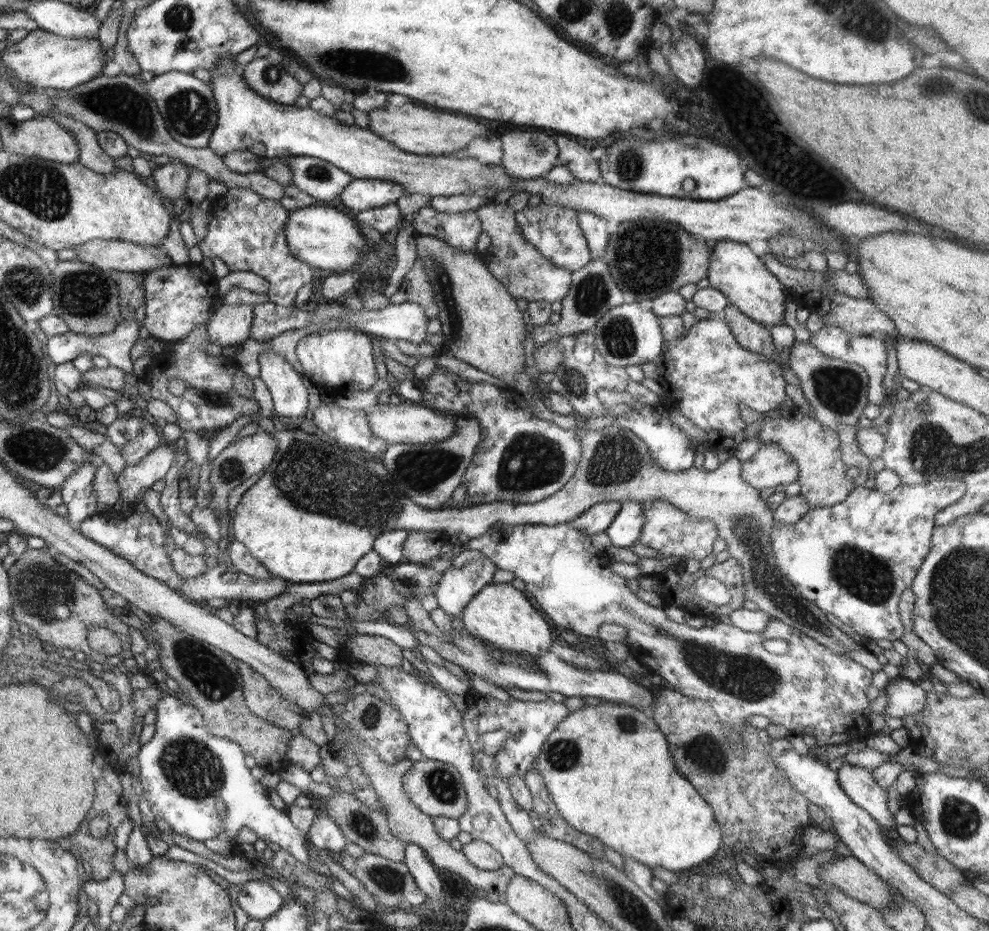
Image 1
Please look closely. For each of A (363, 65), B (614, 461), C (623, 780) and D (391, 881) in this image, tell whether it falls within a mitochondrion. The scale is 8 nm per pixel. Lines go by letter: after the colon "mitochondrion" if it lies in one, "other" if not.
A: mitochondrion
B: mitochondrion
C: other
D: mitochondrion

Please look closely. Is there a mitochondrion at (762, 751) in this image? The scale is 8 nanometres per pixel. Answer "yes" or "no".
no

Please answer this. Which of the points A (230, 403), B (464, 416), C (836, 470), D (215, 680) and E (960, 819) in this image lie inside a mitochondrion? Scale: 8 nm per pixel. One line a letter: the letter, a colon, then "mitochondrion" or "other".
A: mitochondrion
B: other
C: other
D: mitochondrion
E: mitochondrion

